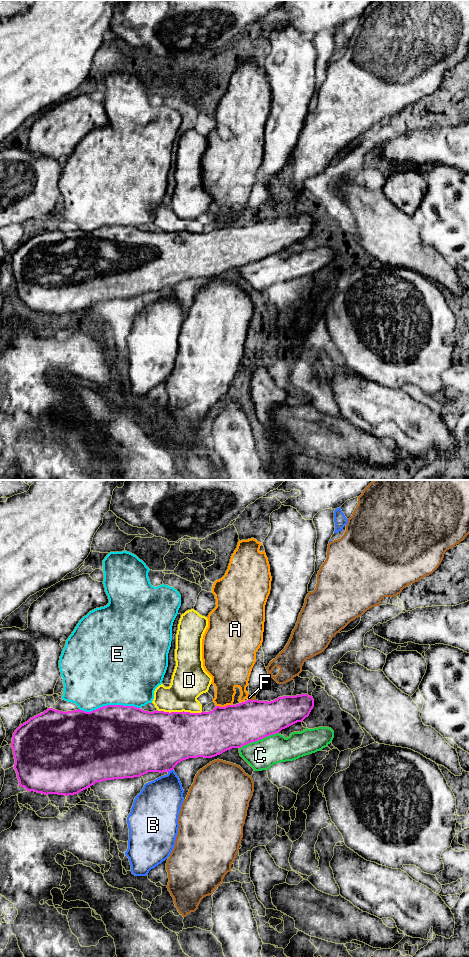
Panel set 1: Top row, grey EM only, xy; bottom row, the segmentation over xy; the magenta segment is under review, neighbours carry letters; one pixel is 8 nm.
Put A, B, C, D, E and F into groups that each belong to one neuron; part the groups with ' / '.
A / B F / C / D / E

